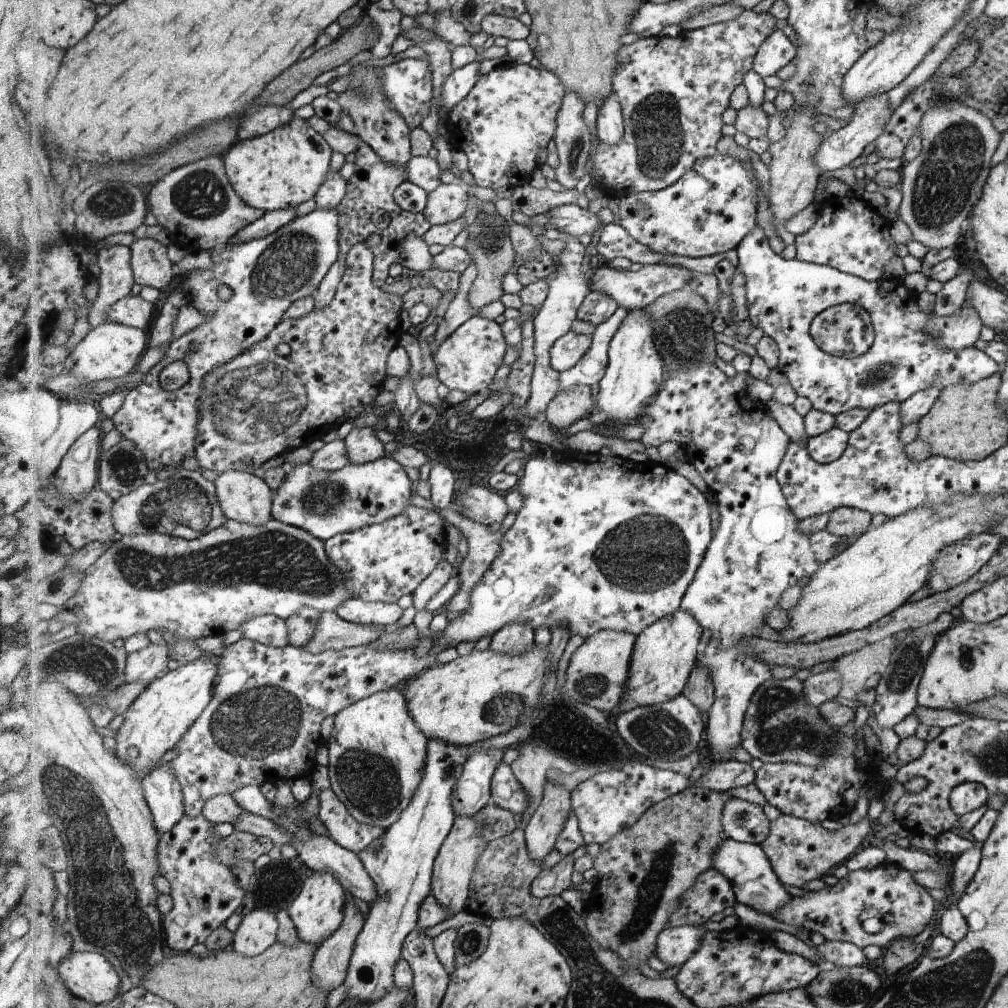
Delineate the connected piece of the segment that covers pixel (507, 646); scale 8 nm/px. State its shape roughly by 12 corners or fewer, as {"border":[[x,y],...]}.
{"border":[[530,623],[507,624],[491,649],[507,655],[528,652],[535,642]]}

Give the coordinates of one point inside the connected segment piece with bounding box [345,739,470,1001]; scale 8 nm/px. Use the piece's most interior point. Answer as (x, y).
(403, 868)

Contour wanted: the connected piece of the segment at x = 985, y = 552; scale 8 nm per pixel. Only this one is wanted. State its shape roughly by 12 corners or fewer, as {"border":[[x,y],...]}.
{"border":[[980,533],[945,546],[923,586],[939,593],[965,583],[1002,542]]}

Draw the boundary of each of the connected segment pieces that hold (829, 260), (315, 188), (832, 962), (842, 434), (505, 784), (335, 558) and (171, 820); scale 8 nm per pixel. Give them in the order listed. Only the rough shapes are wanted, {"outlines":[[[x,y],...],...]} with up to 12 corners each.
{"outlines":[[[827,197],[796,259],[867,281],[895,255],[869,198]],[[296,117],[238,140],[229,181],[252,208],[316,197],[333,150]],[[826,941],[816,947],[831,967],[862,966],[857,944]],[[836,426],[811,437],[817,463],[833,463],[847,451],[851,433]],[[509,766],[492,781],[491,802],[523,822],[530,803]],[[419,506],[326,541],[354,598],[397,603],[446,553]],[[169,763],[143,784],[163,836],[185,816],[182,787]]]}

